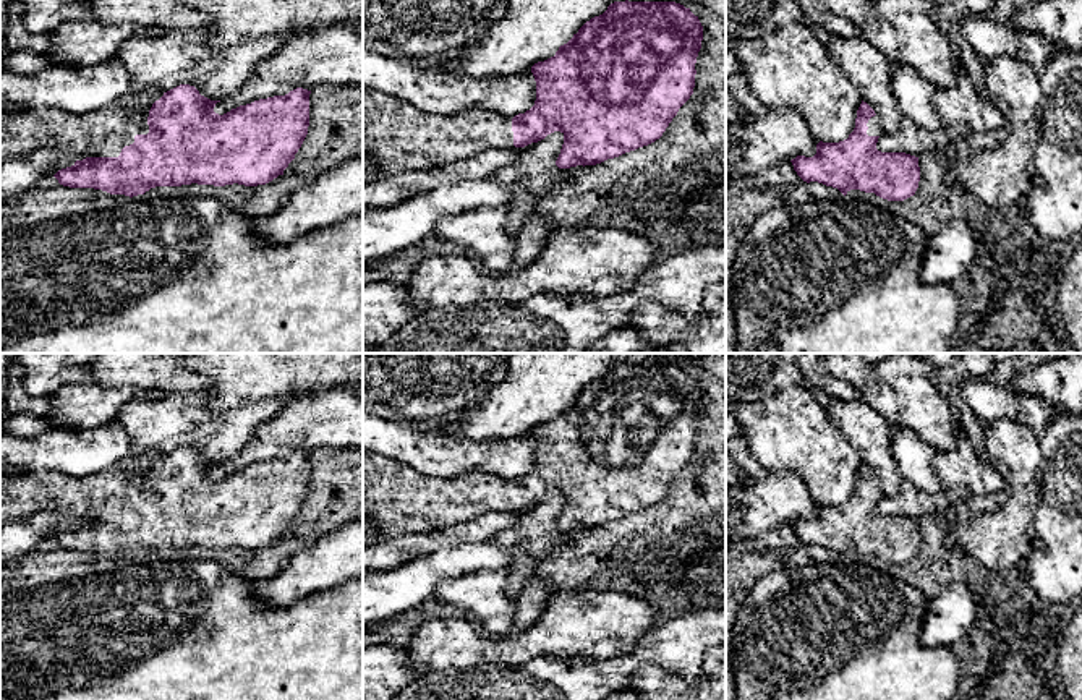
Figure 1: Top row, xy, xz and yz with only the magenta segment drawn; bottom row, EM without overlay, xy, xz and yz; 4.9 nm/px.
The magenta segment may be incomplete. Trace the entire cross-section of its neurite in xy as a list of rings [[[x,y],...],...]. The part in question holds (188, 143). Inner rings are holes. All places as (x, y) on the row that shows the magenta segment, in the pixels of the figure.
[[[180,84],[152,104],[146,122],[134,122],[118,99],[84,115],[52,105],[0,110],[0,162],[50,146],[76,160],[53,175],[60,185],[130,198],[155,186],[266,185],[283,175],[308,134],[309,94],[296,88],[285,96],[259,99],[219,115],[214,107],[220,100],[201,96],[194,86]]]

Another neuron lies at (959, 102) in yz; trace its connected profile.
[[[962,66],[957,68],[952,86],[936,91],[935,105],[944,126],[962,123],[972,133],[990,133],[1006,126],[998,104],[978,96]]]

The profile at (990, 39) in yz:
[[[986,16],[964,18],[959,28],[983,63],[996,57],[1011,57],[1027,63],[1038,73],[1056,52],[1056,44],[1046,37],[1020,31],[1012,23],[999,23]]]

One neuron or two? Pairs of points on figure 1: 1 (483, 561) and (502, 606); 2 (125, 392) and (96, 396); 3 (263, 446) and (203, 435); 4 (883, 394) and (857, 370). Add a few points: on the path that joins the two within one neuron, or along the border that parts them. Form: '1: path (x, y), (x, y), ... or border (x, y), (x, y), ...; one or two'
1: border (499, 567), (465, 572), (449, 579); two
2: path (119, 396), (102, 396); one
3: border (274, 415), (224, 464); two
4: path (877, 392), (860, 376); one

